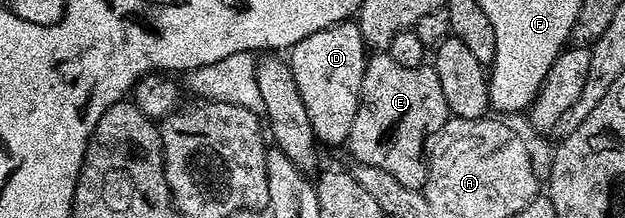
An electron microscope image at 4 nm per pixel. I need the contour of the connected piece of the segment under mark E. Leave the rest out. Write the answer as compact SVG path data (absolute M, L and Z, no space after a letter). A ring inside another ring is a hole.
M377 50L365 61L359 110L355 110L355 122L351 122L347 149L357 164L387 170L403 186L421 190L429 173L427 145L448 119L447 98L443 98L434 68L399 66L388 51Z

